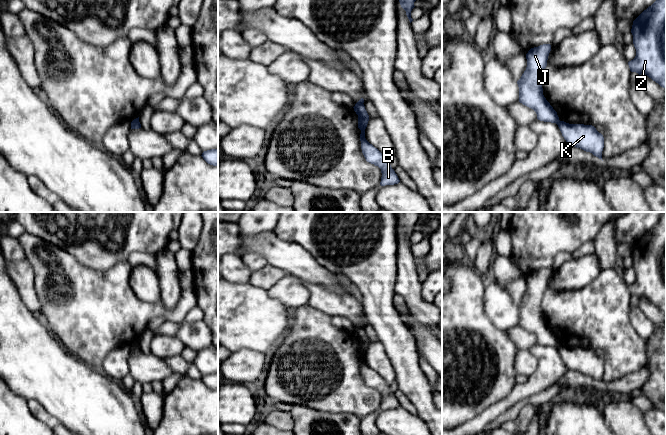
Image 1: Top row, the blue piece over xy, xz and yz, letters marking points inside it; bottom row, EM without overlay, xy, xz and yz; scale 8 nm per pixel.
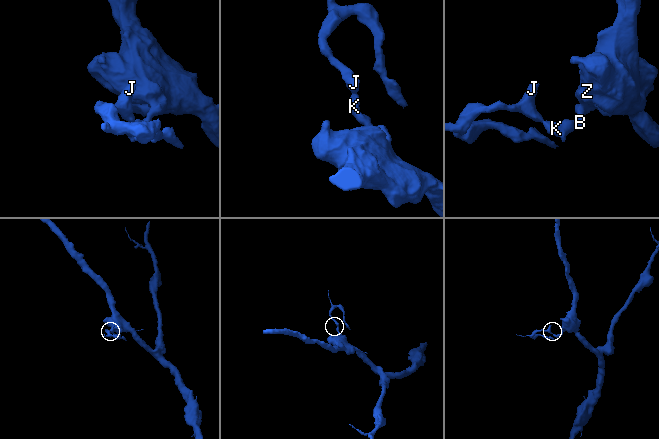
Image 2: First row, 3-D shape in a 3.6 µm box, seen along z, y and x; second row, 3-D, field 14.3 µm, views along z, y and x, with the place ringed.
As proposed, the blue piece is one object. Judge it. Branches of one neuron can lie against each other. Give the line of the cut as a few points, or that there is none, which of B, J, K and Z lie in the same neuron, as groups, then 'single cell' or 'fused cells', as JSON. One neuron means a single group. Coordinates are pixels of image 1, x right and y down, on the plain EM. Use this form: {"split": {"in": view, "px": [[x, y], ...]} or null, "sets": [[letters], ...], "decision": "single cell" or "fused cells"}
{"split": {"in": "yz", "px": [[559, 344], [557, 348]]}, "sets": [["B", "K", "Z"], ["J"]], "decision": "fused cells"}

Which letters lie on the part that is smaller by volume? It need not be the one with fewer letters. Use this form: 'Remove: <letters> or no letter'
Remove: J

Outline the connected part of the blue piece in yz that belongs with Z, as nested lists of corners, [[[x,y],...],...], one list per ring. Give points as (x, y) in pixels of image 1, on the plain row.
[[[662,212],[658,223],[633,245],[631,257],[636,280],[628,286],[630,295],[645,298],[666,312],[666,212]]]

